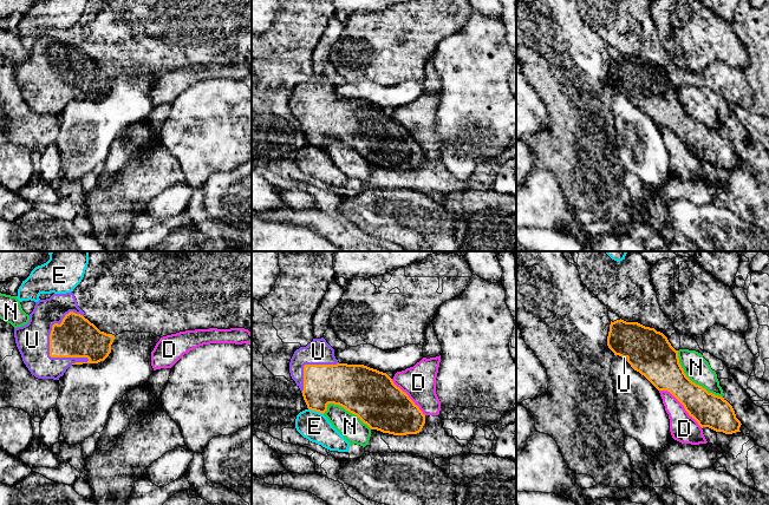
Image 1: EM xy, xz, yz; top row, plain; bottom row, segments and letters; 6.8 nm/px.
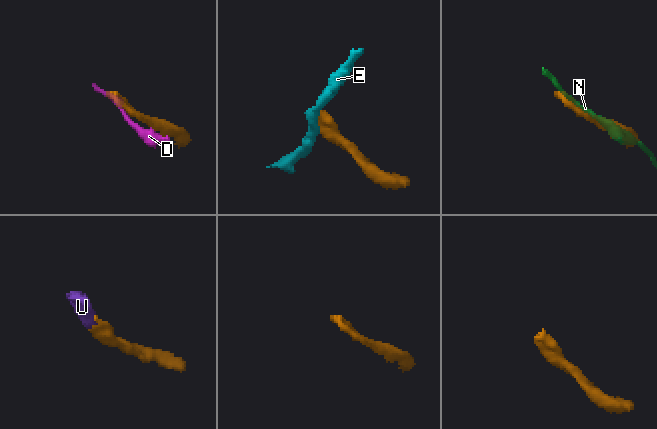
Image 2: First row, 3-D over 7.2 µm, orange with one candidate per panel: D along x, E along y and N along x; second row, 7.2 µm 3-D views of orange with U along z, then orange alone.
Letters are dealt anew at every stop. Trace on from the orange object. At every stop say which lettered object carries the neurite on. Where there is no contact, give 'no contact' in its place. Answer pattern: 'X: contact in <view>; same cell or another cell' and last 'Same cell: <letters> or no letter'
D: contact in yz; another cell
E: contact in xz; another cell
N: contact in yz; another cell
U: contact in xy; same cell
Same cell: U

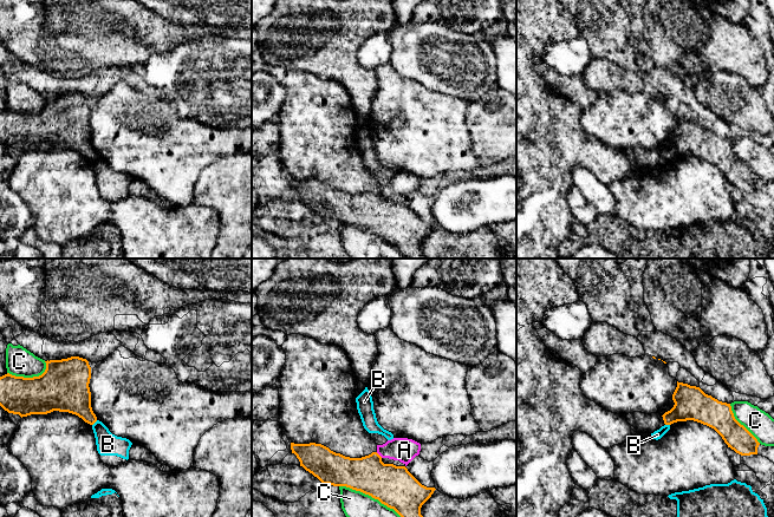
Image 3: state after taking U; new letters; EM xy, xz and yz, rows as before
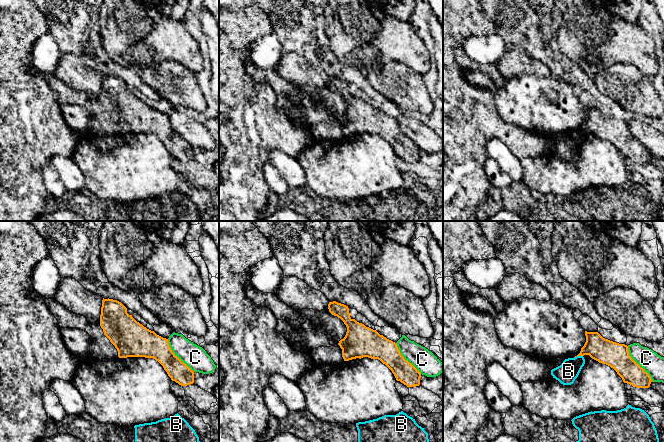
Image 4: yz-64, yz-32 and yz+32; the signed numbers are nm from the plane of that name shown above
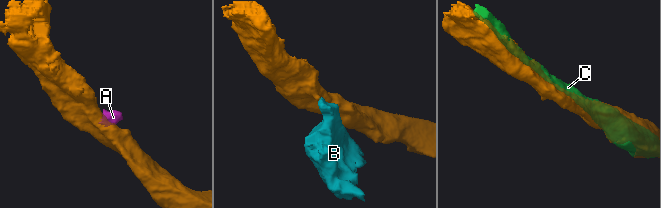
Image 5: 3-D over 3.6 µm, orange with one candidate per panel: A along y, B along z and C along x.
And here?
A: contact in xz; another cell
B: contact in xy; another cell
C: contact in xz; another cell
Same cell: no letter

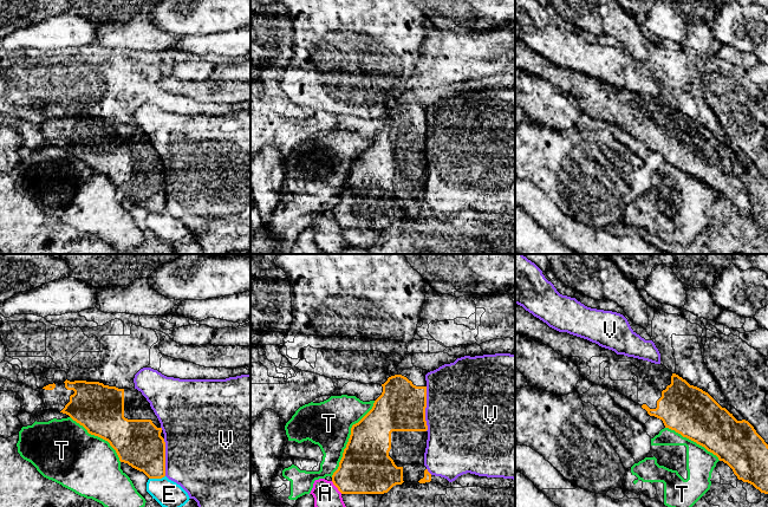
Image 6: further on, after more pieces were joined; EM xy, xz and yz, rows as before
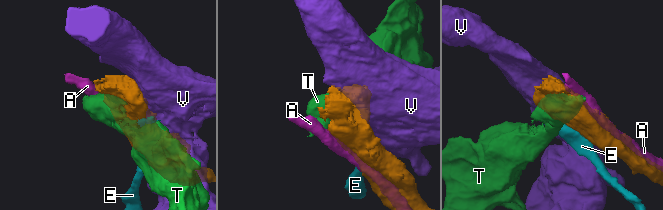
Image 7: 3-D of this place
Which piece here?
A: contact in xz; another cell
E: contact in xy; another cell
T: contact in xz; another cell
V: contact in xz; another cell
Same cell: no letter

